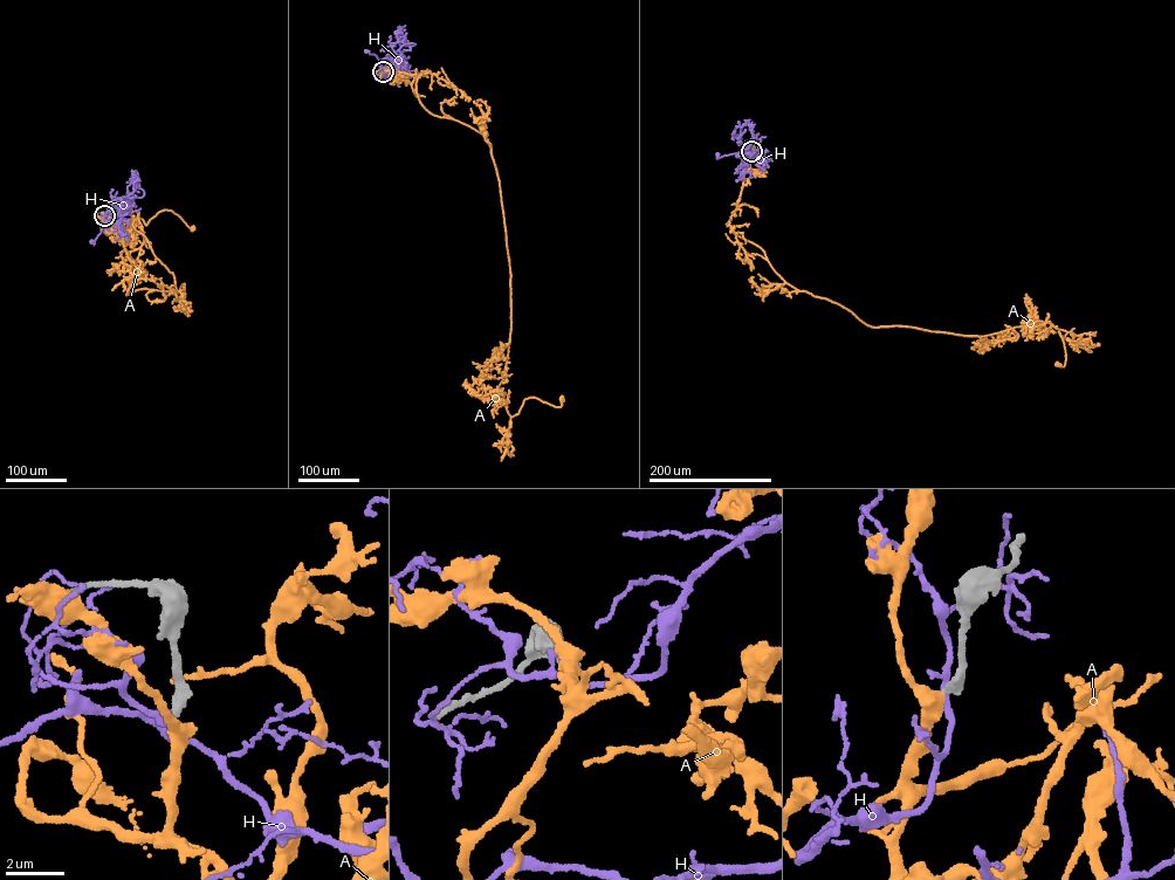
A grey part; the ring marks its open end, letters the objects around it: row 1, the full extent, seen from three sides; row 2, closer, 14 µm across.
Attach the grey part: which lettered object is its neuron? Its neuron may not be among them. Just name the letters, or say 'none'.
A

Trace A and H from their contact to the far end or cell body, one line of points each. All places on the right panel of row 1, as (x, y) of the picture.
A: (751, 151), (729, 224), (787, 282), (874, 327), (980, 336), (1049, 322), (1066, 332), (1057, 364)
H: (751, 151), (747, 157), (736, 157), (736, 152), (716, 158), (717, 155)

